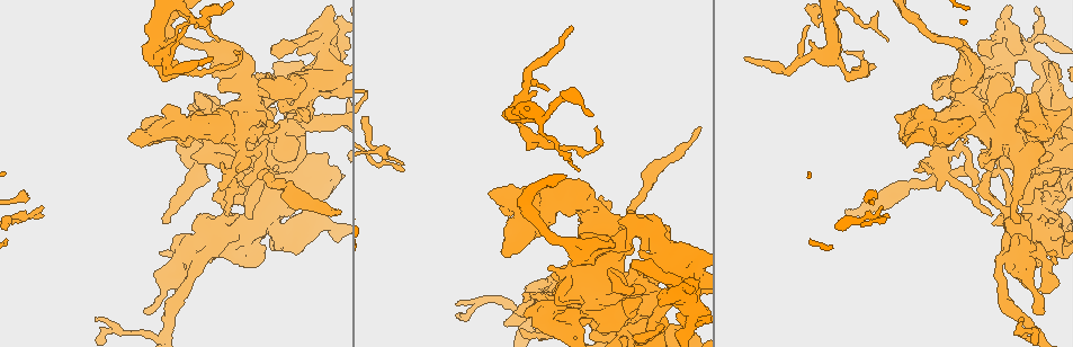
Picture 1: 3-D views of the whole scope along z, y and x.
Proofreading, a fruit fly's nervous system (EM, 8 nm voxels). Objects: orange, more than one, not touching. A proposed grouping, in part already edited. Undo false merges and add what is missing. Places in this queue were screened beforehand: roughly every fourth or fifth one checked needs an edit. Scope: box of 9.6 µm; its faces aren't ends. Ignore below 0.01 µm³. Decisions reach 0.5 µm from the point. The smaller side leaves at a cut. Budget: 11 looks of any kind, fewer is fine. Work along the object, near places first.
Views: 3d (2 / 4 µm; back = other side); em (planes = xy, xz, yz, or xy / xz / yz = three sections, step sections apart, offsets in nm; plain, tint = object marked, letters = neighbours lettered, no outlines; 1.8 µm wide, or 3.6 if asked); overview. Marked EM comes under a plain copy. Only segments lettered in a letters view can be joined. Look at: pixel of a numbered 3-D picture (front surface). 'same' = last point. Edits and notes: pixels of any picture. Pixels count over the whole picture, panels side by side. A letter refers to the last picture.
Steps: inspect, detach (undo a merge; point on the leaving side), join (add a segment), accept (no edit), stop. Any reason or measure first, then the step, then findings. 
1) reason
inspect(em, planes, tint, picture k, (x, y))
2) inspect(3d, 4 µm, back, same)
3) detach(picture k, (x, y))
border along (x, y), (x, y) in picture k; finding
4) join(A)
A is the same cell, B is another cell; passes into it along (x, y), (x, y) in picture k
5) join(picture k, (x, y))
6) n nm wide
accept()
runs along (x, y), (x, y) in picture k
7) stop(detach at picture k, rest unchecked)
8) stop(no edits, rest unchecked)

branch stops here
inspect(em, yz, step 16, tint, picture 1, (570, 29))

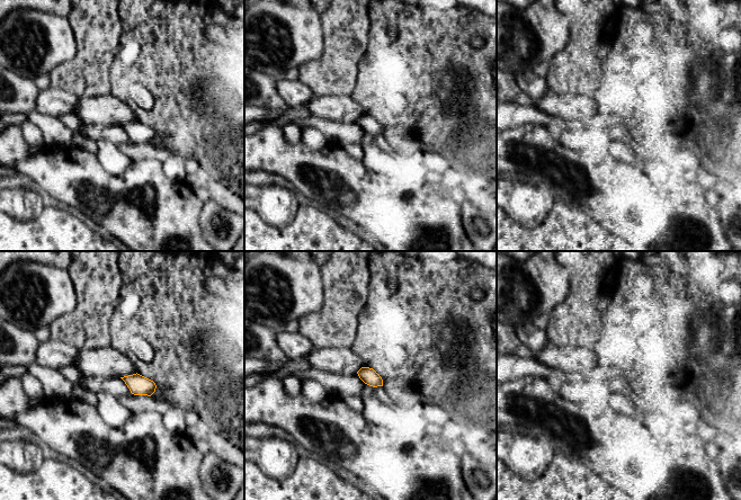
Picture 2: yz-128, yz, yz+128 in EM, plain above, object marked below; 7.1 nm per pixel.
inspect(em, planes, letters, same)

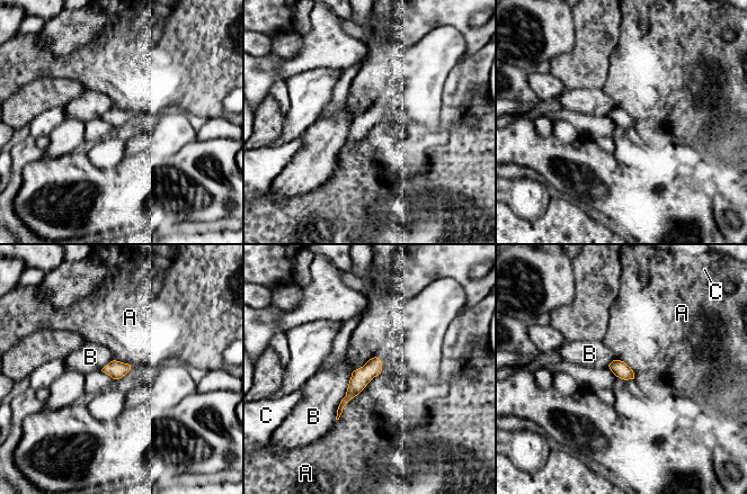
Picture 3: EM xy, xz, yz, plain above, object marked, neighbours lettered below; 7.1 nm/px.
110 nm wide
accept()
A, B and C are other cells; border along (379, 374), (344, 406), (336, 420) in picture 3; none of them fits

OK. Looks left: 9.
inspect(3d, 2 µm, picture 1, (679, 290))

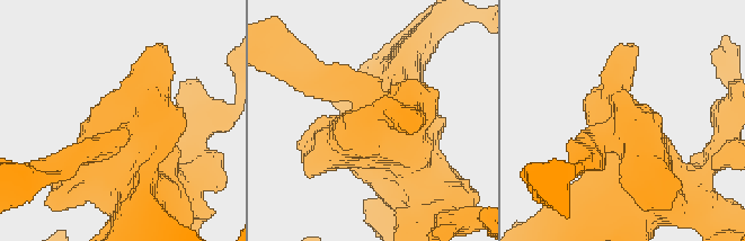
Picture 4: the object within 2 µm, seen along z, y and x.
need the tissue
inspect(em, planes, letters, picture 4, (624, 148))

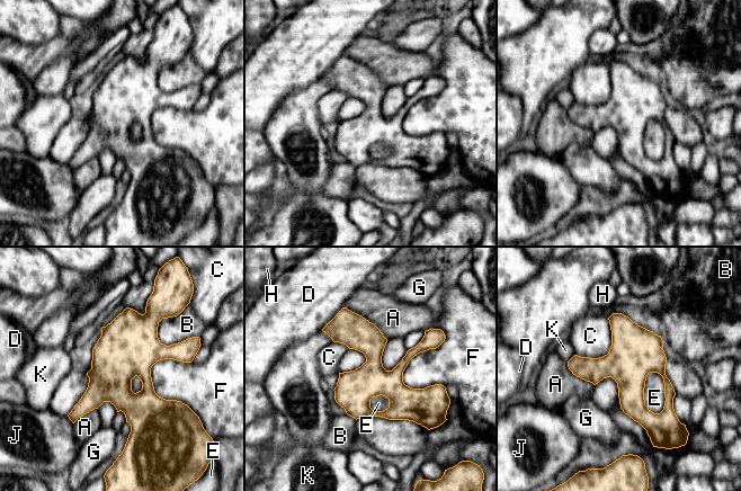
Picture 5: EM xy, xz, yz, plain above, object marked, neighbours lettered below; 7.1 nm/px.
accept()
A, B, C, D, E, F, G, H, J and K are other cells; runs along (328, 327), (348, 329), (401, 394), (436, 390) in picture 5; one neuron here

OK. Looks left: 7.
free end
inspect(3d, 4 µm, back, picture 1, (284, 99))

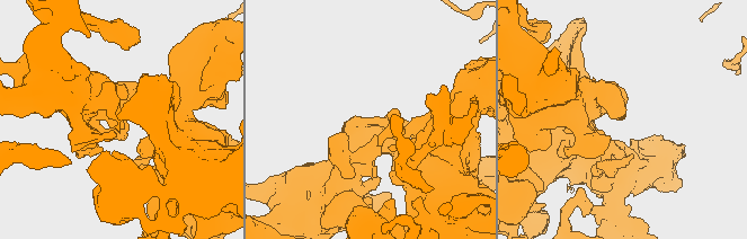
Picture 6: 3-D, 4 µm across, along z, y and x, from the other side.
need the tissue
inspect(em, xy, step 16, letters, picture 6, (367, 120))

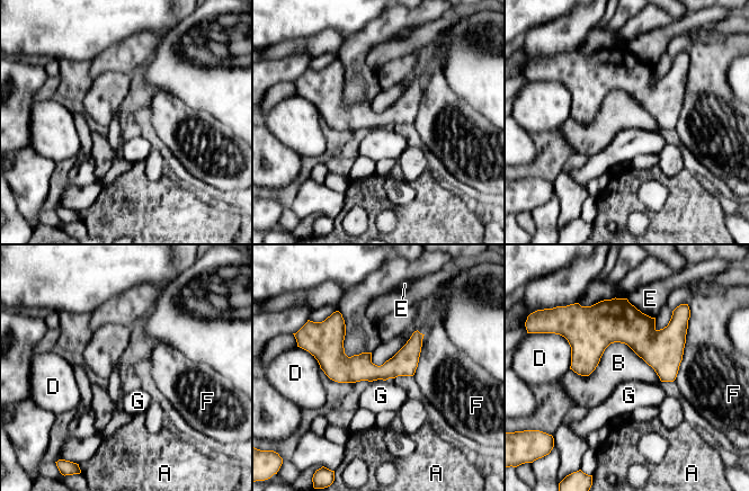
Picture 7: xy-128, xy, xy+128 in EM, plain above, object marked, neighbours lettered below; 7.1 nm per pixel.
accept()
A, B, D, E, F and G are other cells; runs along (683, 332), (572, 342) in picture 7; none of them fits

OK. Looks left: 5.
an open end
inspect(3d, 4 µm, picture 1, (848, 51))

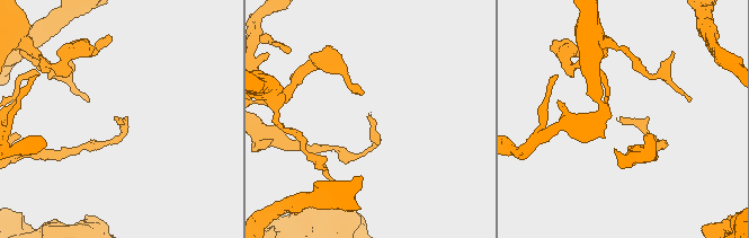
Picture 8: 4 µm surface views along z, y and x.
shape alone is not enough
inspect(em, xy, step 4, tint, picture 8, (114, 120))

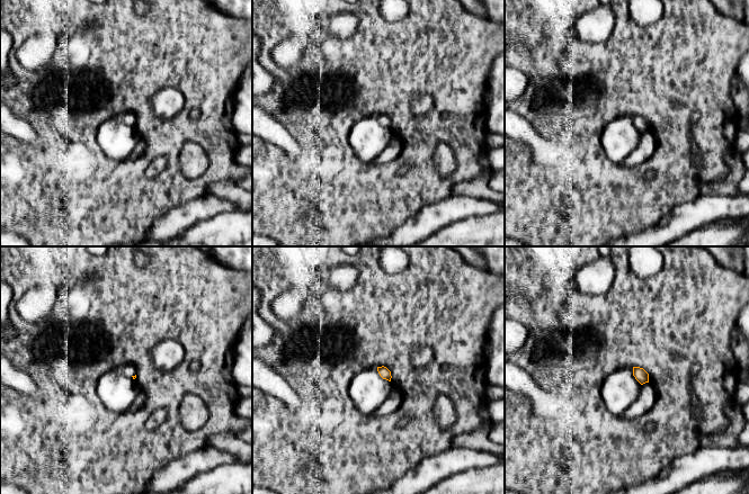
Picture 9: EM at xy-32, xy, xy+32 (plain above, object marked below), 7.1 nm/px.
inspect(em, planes, letters, same)

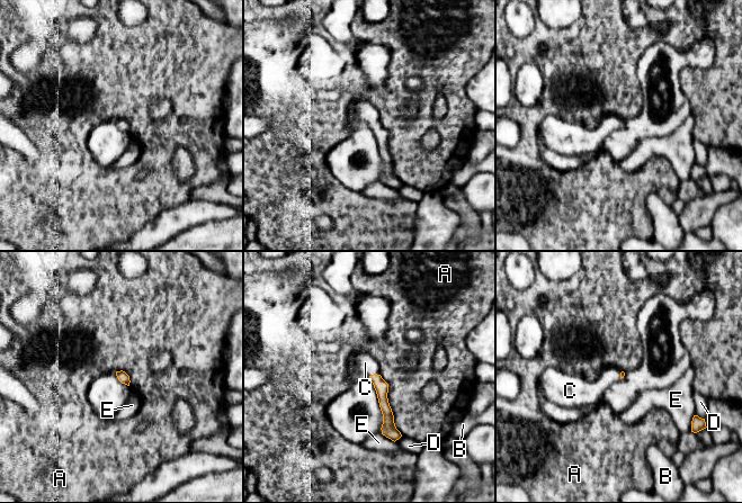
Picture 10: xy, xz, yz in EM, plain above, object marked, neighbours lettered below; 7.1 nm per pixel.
join(C)
C is the same cell, A, B, D and E are other cells; passes into it along (381, 386), (374, 374), (365, 362) in picture 10; the neuron continues

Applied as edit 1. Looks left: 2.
stop(join at picture 10, rest unchecked)

